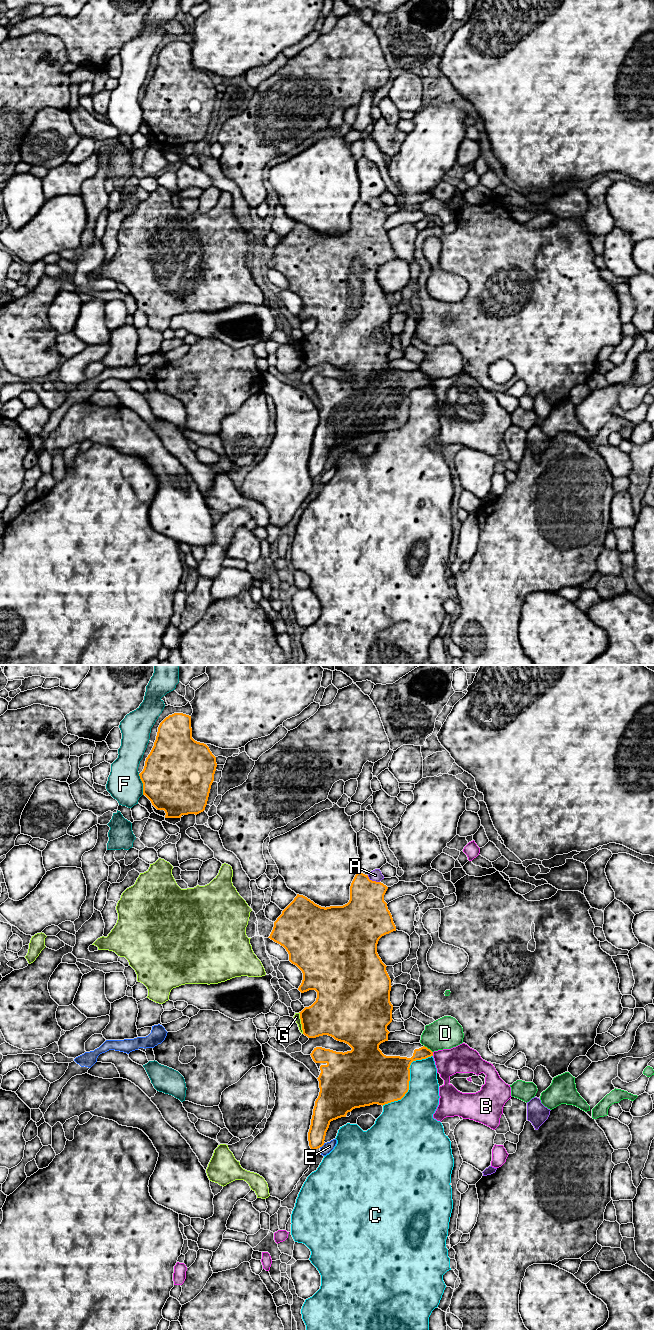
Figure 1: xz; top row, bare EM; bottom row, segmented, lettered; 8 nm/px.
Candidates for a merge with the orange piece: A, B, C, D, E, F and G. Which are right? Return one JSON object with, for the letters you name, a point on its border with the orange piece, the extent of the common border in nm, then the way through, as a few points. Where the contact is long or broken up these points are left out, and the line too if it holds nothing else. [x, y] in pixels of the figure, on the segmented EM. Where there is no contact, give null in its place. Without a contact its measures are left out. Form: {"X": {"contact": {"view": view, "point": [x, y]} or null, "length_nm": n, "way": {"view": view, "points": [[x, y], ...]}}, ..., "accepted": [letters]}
{"accepted": []}

